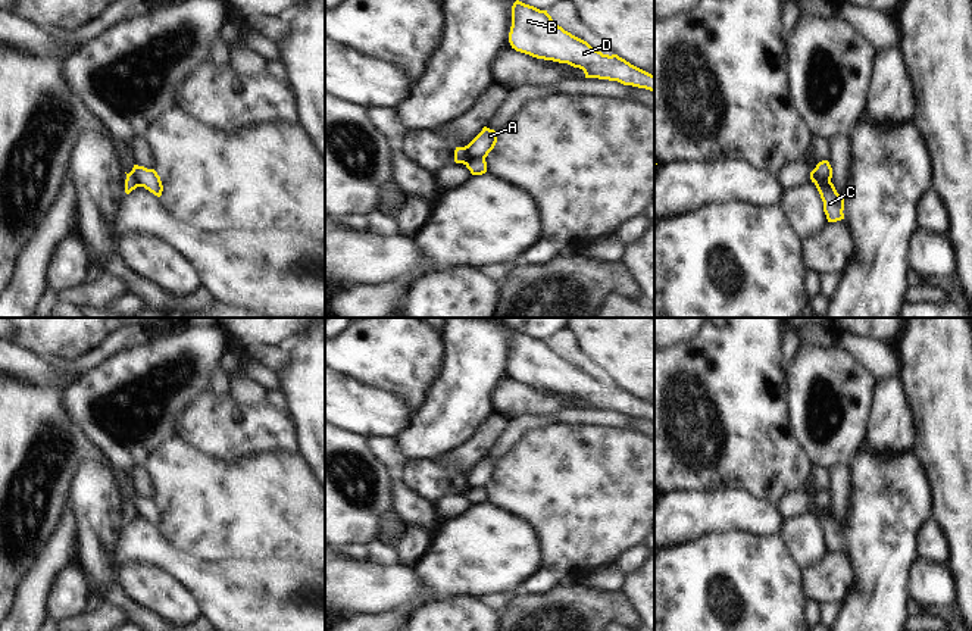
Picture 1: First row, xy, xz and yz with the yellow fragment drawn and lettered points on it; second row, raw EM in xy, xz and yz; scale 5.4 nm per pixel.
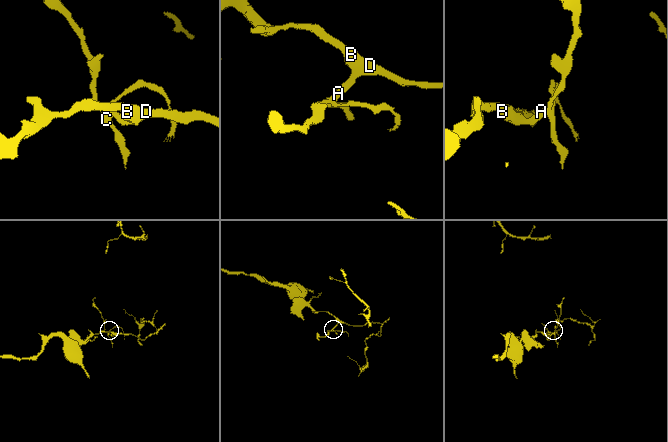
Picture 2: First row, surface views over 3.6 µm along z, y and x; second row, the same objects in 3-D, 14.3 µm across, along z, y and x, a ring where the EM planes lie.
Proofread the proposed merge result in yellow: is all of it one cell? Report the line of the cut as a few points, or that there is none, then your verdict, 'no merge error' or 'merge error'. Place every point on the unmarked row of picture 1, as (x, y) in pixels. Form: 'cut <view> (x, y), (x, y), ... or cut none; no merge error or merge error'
cut xz (463, 477), (465, 490), (471, 487), (484, 489); merge error

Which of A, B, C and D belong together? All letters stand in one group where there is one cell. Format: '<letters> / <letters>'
A B D / C

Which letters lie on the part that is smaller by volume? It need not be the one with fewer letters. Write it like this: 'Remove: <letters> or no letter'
Remove: C

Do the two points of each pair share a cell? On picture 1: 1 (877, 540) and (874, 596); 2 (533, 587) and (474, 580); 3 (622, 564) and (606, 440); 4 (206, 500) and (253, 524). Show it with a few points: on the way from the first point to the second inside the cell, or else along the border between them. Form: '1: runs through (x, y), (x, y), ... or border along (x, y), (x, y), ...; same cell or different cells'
1: runs through (877, 553), (877, 583); same cell
2: border along (544, 568), (522, 590); different cells
3: border along (638, 544), (613, 562); different cells
4: runs through (218, 509), (238, 509), (241, 512); same cell

